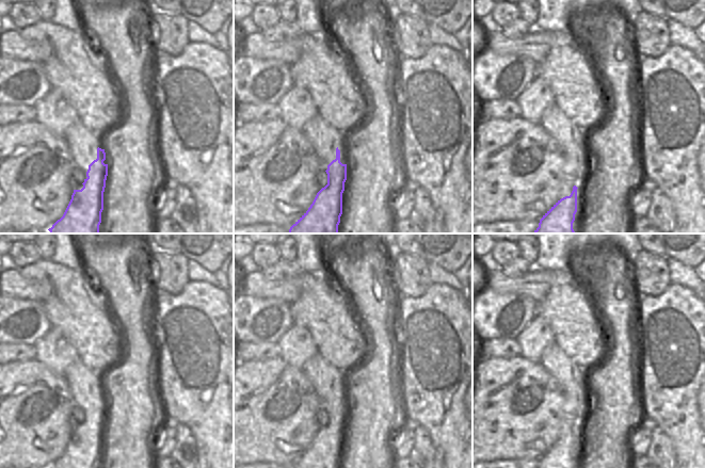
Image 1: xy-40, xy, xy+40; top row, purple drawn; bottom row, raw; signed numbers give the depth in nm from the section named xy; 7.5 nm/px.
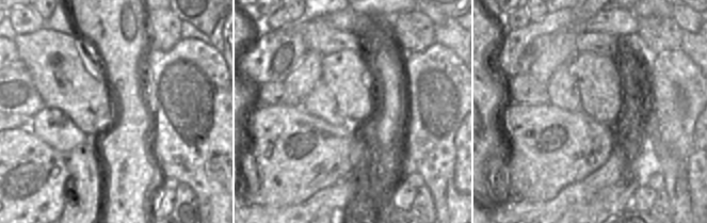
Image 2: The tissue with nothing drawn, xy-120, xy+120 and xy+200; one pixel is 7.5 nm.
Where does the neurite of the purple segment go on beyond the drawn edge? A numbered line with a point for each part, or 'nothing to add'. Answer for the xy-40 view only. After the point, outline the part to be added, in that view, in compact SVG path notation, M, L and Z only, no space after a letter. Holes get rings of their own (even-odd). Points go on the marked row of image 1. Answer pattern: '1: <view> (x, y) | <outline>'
1: xy-40 (83, 143) | M77 122L67 129L65 140L76 167L84 174L86 179L89 165L97 159L97 148L105 149L105 133L100 130L92 132L81 122Z

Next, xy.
1: xy (324, 139) | M319 114L309 119L302 129L304 135L313 146L318 159L319 170L326 171L327 165L336 159L336 149L340 150L340 162L347 164L347 132L337 130L331 126L323 117Z

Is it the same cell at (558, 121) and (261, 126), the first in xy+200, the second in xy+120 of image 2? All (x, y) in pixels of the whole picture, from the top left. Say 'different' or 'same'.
same

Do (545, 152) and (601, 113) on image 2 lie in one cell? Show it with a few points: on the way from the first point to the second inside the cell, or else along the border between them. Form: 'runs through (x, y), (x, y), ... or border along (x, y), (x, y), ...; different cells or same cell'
border along (583, 110), (601, 123), (615, 122), (617, 124); different cells

